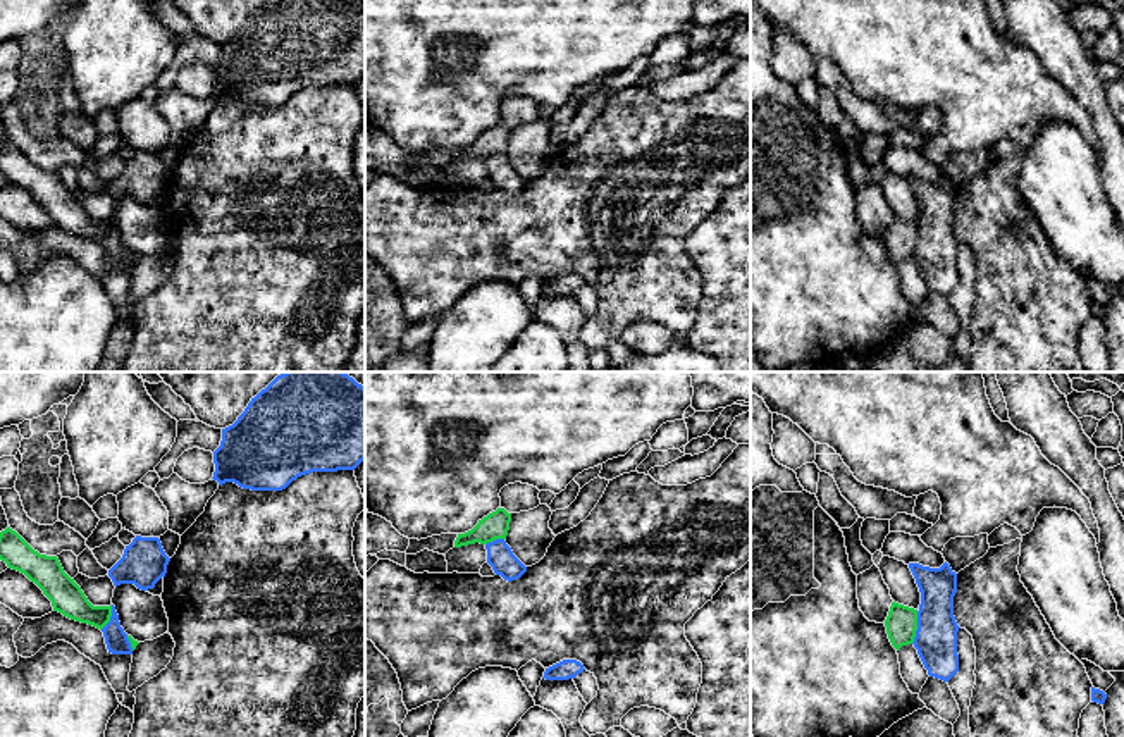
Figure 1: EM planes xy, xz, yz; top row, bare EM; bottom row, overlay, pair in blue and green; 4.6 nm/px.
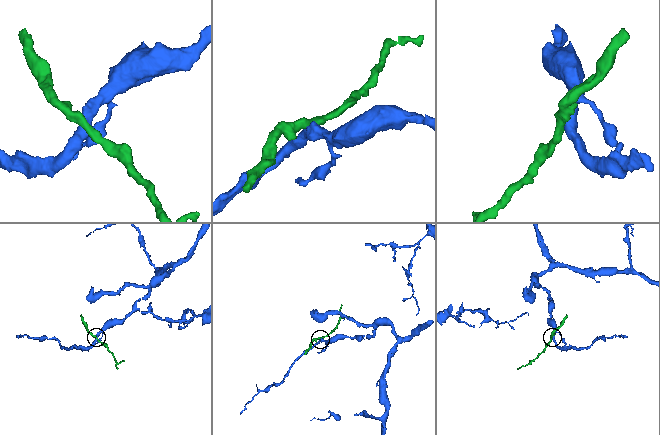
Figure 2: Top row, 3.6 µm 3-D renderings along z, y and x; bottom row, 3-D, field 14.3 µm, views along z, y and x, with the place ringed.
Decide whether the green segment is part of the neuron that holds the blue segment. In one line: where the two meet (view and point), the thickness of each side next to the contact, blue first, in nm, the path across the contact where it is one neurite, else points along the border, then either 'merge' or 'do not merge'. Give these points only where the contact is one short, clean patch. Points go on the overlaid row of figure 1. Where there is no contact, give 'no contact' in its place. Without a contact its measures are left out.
yz (918, 627) | 190/150 nm | along yz (918, 612), (918, 629), (911, 643) | do not merge

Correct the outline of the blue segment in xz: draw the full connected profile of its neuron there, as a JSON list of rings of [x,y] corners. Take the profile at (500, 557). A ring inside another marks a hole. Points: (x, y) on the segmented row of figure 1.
[[[504,539],[487,542],[485,549],[487,563],[492,567],[494,573],[501,575],[504,580],[516,580],[527,572],[527,567],[513,554]]]

